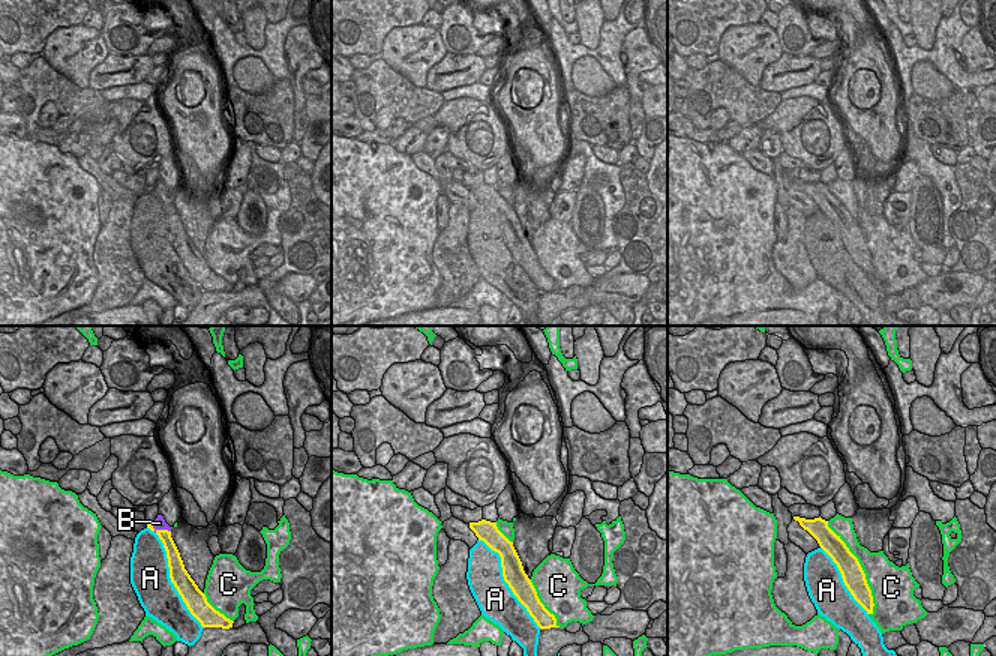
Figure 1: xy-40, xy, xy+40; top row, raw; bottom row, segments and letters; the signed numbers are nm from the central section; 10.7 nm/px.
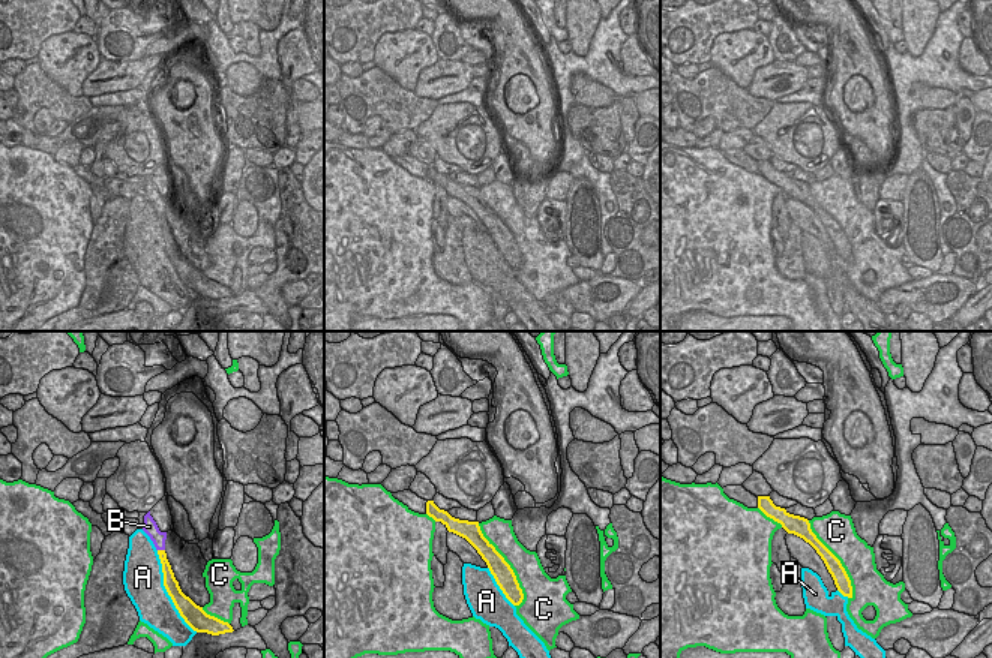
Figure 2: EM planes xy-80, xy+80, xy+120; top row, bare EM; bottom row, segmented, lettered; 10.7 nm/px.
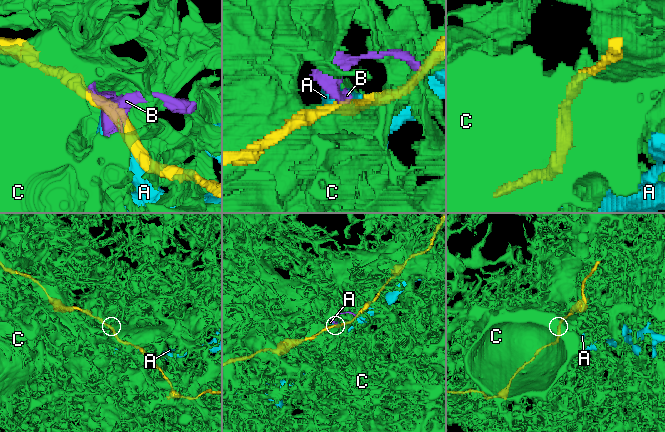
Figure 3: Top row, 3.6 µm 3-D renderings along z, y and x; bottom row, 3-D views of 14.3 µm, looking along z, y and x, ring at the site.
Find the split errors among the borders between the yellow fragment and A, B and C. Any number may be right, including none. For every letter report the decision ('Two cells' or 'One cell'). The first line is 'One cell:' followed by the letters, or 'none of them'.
One cell: none of them
A: Two cells
B: Two cells
C: Two cells

